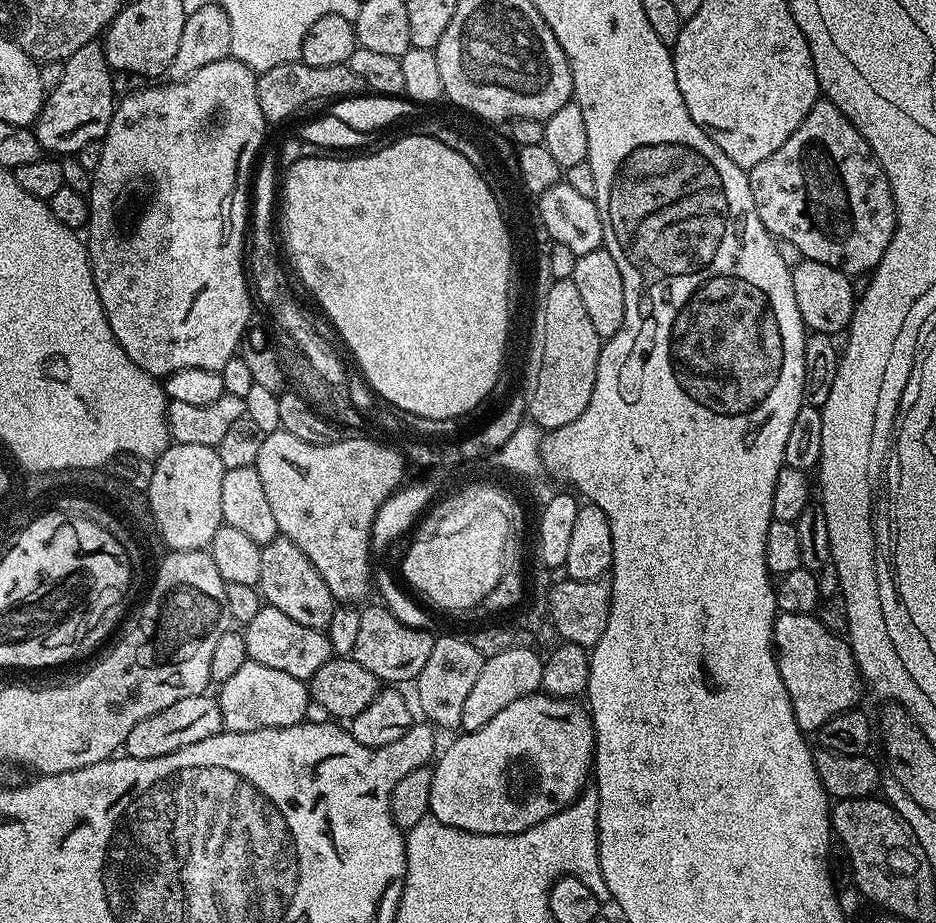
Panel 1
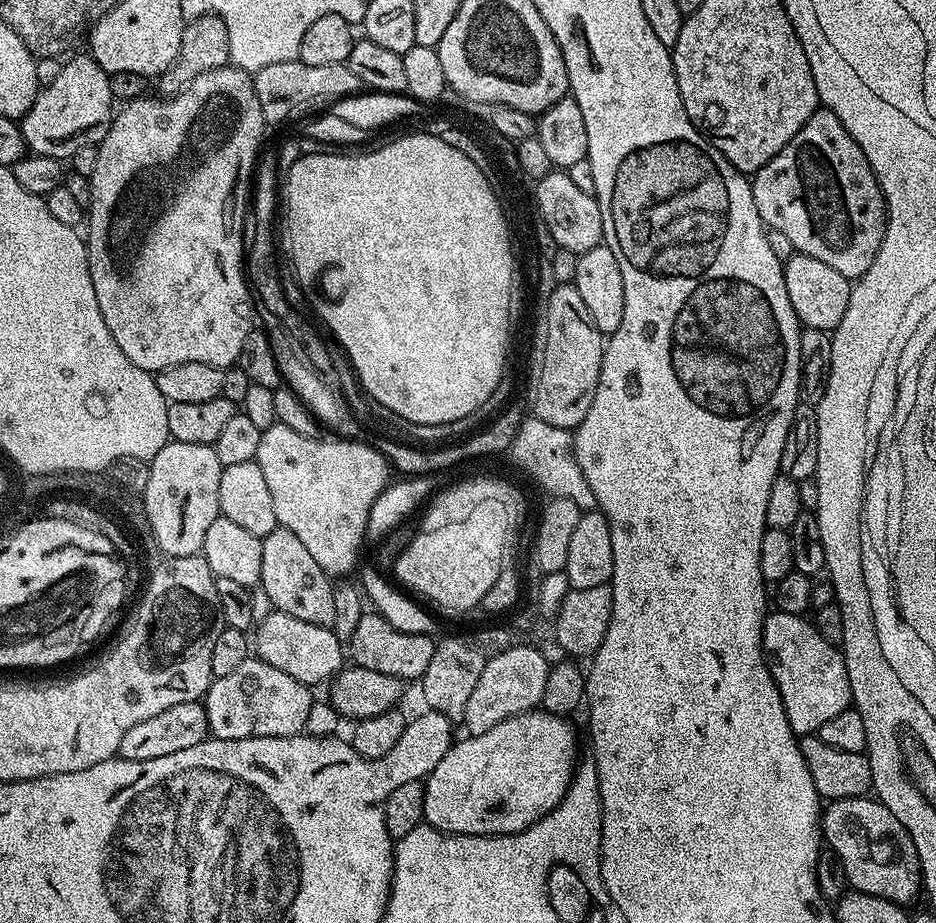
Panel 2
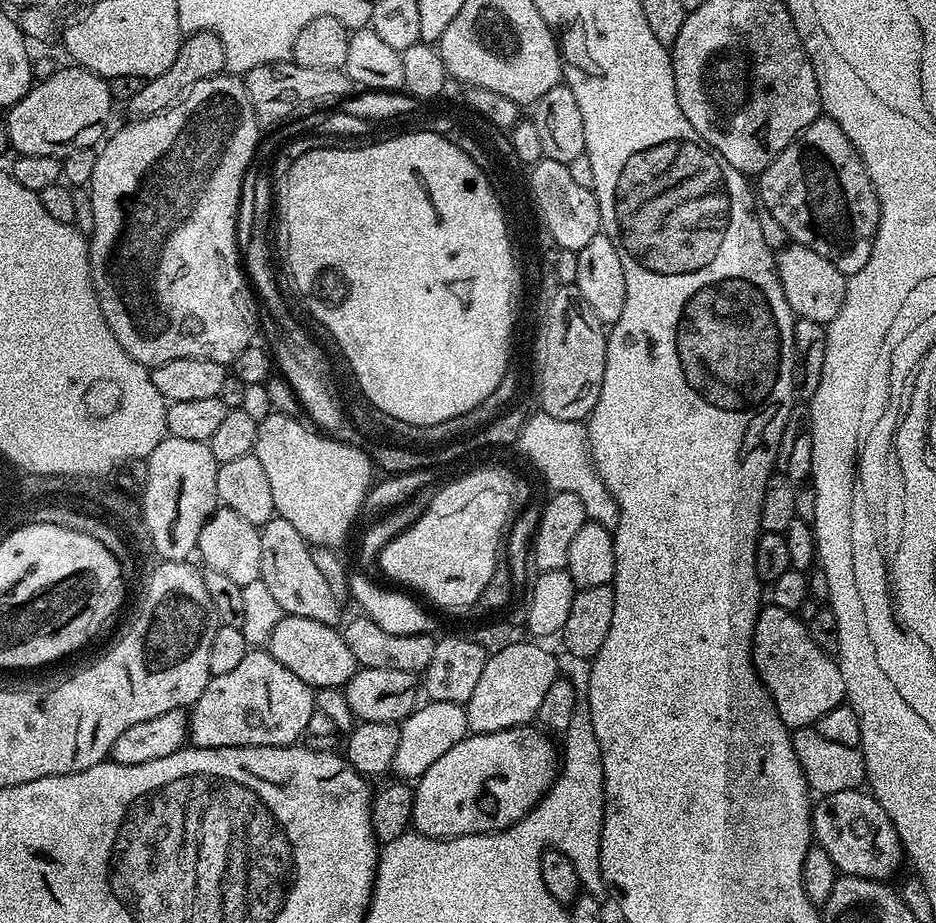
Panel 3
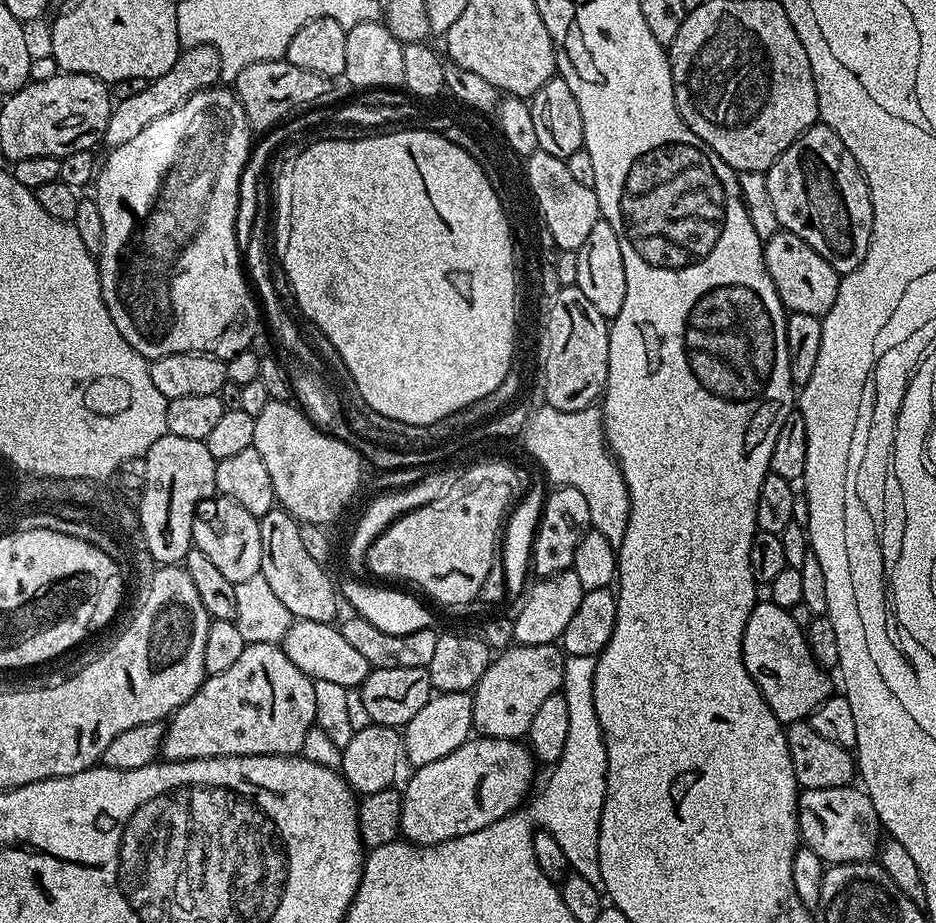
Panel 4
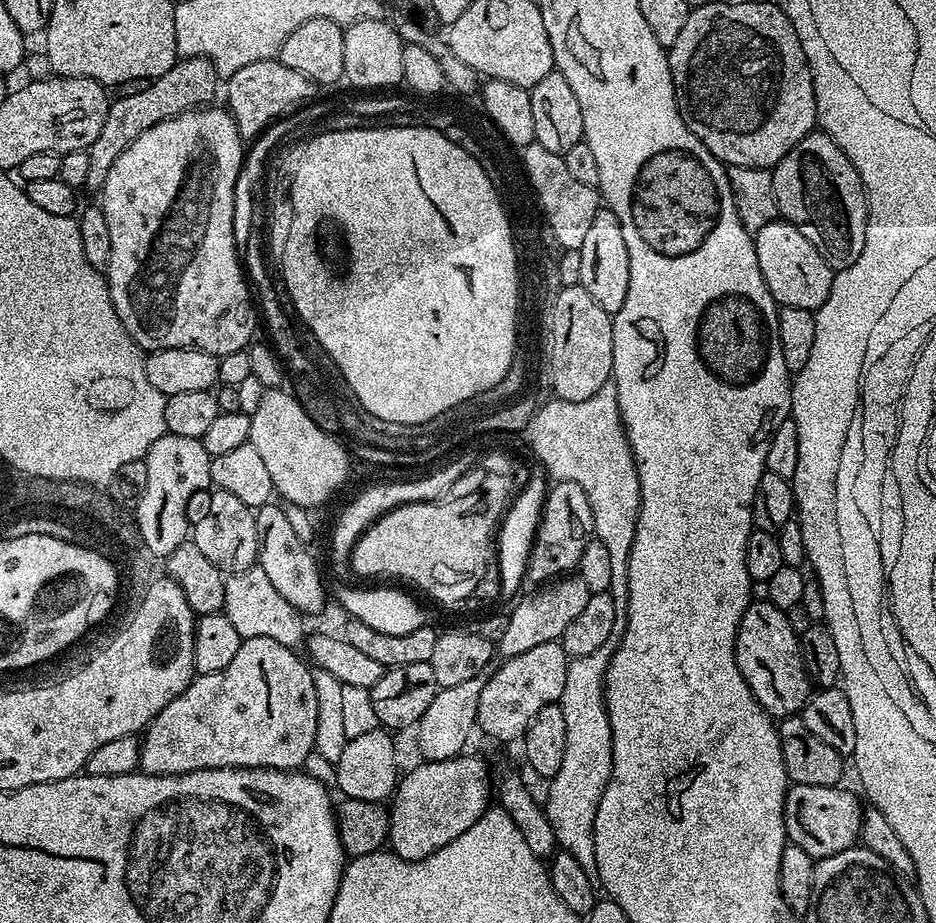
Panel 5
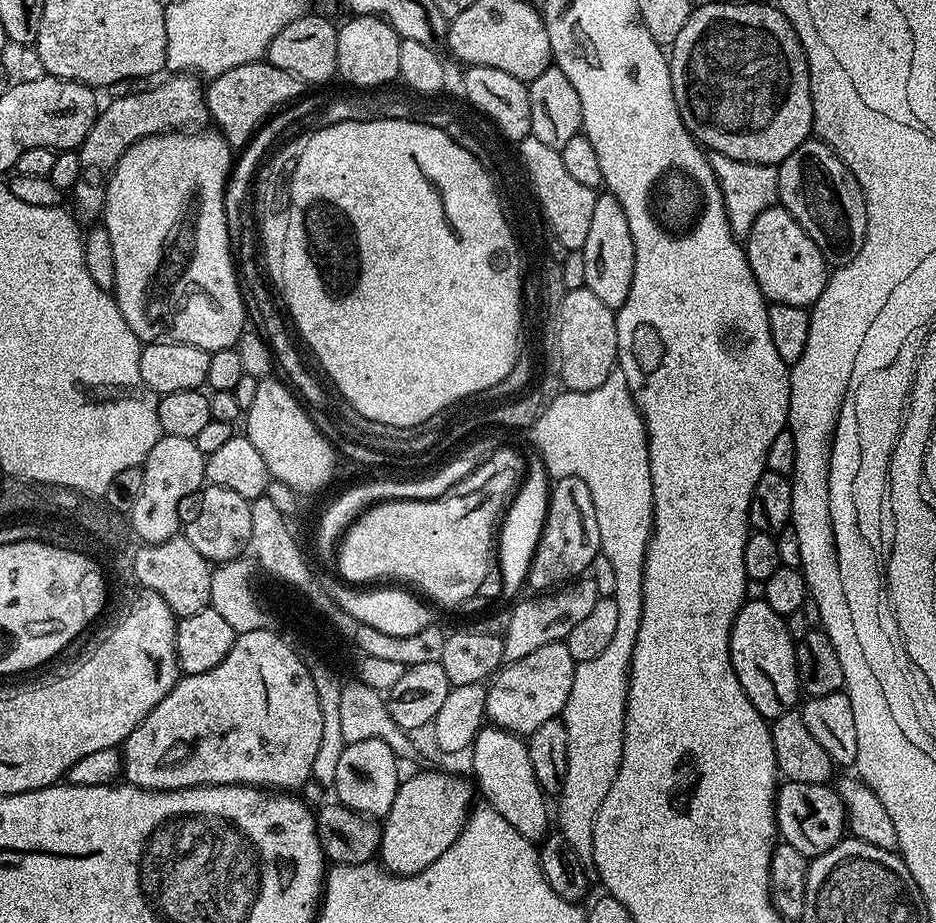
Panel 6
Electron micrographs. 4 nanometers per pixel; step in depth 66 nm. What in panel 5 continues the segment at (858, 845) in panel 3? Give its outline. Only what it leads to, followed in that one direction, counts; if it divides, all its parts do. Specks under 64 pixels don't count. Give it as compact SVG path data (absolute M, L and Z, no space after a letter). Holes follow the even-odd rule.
M792 784L784 799L784 825L788 839L813 858L833 856L847 848L857 847L864 808L859 795L847 792L844 786L806 786Z

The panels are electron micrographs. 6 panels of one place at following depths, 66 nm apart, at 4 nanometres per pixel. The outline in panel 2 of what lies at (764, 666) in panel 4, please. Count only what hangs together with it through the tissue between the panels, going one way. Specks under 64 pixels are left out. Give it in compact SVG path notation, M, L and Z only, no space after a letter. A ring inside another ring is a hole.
M779 610L769 611L768 615L764 617L762 638L764 639L768 667L772 669L772 677L776 679L776 685L782 694L786 718L797 737L819 733L821 726L830 722L830 718L842 714L842 710L853 707L852 687L850 686L843 651L837 645L830 643L816 629L816 625L811 619L786 614Z

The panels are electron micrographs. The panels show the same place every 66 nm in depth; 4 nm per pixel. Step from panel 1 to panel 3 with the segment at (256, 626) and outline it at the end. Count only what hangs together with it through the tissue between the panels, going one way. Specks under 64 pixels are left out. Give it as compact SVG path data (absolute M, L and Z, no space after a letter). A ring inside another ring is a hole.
M284 614L269 634L266 650L278 658L286 670L298 674L298 678L302 678L302 682L306 682L313 690L343 689L358 669L354 654L350 654L350 646L346 646L343 635L333 625L314 622L314 618Z

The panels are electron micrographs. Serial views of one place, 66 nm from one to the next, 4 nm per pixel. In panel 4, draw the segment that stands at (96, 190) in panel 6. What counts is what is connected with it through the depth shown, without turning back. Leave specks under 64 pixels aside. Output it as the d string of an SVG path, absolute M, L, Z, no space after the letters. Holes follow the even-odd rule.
M199 44L193 48L184 48L180 56L156 80L150 80L146 90L139 94L133 94L131 98L115 101L110 122L104 131L103 143L109 149L122 146L122 142L130 142L130 138L135 138L141 130L146 130L154 118L162 118L162 114L170 114L182 102L186 102L196 92L201 92L207 88L215 88L221 83L220 75L222 74L222 58L218 58L218 50L209 44Z

